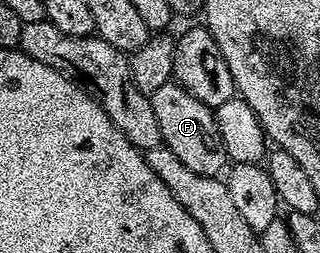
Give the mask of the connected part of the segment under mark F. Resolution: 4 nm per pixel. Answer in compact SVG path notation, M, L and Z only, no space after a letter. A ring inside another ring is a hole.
M171 83L160 87L160 91L149 94L152 111L156 111L156 123L160 123L162 144L188 167L188 171L196 171L196 175L218 177L227 168L228 158L224 151L224 143L220 139L220 127L214 118L214 110L209 105L200 103L184 87Z

